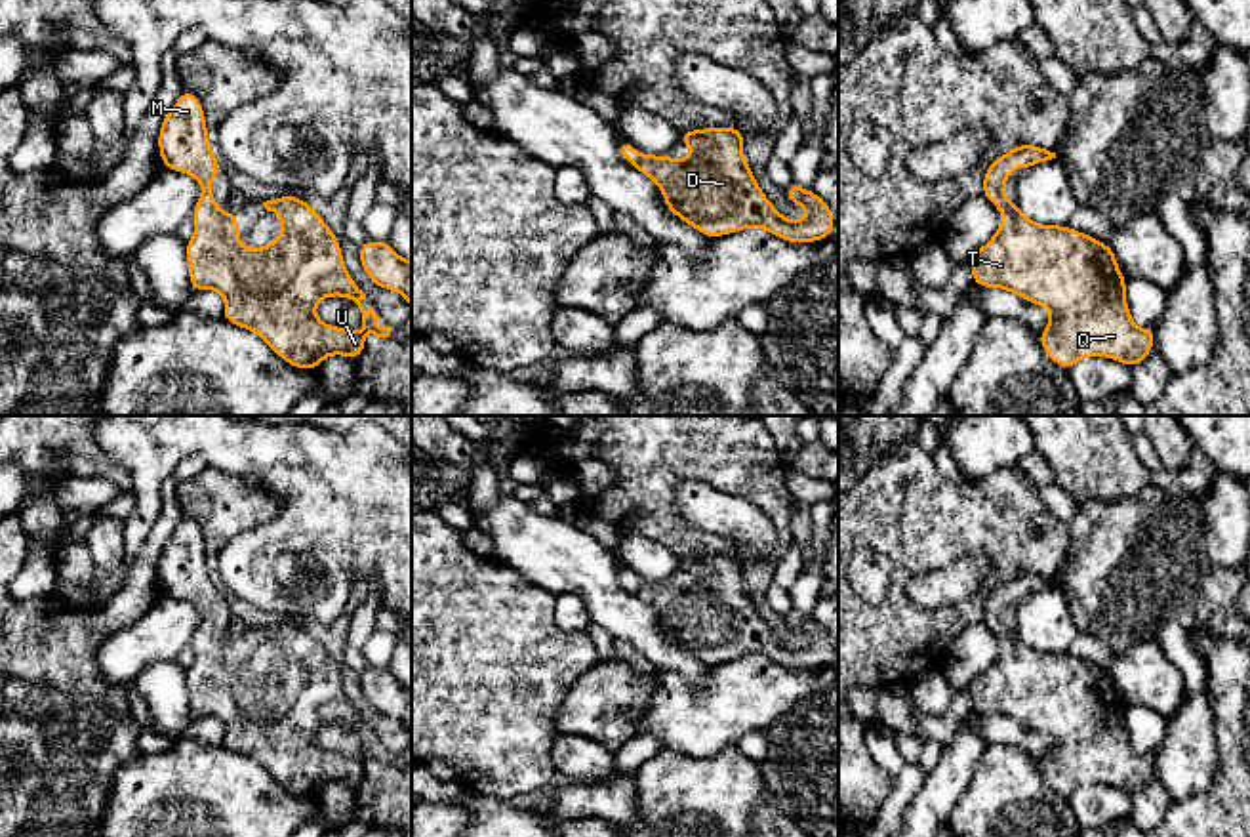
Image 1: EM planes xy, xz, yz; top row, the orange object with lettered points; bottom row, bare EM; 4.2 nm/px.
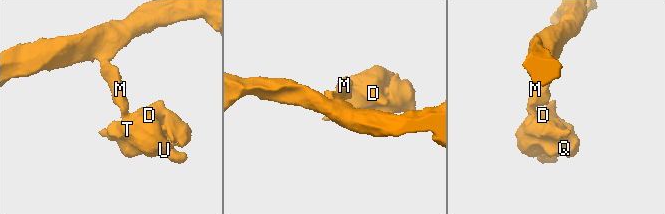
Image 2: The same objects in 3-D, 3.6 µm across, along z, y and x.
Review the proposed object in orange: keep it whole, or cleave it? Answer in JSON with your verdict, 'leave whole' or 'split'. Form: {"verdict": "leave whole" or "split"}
{"verdict": "leave whole"}

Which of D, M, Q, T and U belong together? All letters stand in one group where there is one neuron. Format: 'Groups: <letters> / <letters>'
Groups: D M Q T U

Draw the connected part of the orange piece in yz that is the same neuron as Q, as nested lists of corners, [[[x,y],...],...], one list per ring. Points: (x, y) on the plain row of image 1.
[[[1021,570],[995,585],[983,602],[981,622],[1004,641],[993,665],[968,686],[974,711],[979,715],[1002,715],[1018,725],[1046,734],[1052,747],[1038,761],[1042,778],[1063,797],[1071,797],[1080,786],[1105,784],[1128,795],[1139,793],[1155,776],[1155,755],[1138,755],[1126,728],[1128,705],[1120,700],[1113,675],[1069,652],[1040,652],[1031,648],[1004,622],[1004,610],[1012,597],[1033,595],[1056,585],[1033,570]]]

